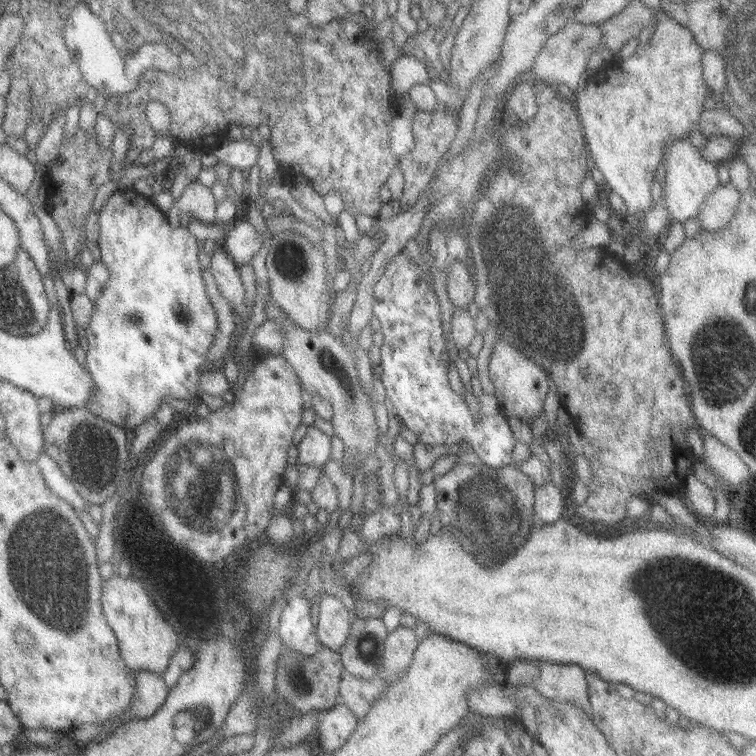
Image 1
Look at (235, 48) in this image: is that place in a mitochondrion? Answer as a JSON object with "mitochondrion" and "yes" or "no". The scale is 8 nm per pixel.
{"mitochondrion":"yes"}

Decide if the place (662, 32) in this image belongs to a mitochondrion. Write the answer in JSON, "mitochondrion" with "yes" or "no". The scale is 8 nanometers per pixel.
{"mitochondrion":"no"}

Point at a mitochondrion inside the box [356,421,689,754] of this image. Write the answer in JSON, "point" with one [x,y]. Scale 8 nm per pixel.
{"point":[488,516]}

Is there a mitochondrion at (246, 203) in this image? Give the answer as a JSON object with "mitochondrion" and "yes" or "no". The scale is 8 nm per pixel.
{"mitochondrion":"no"}

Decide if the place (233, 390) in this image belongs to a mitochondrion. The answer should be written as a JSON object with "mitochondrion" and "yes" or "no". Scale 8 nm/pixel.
{"mitochondrion":"no"}

